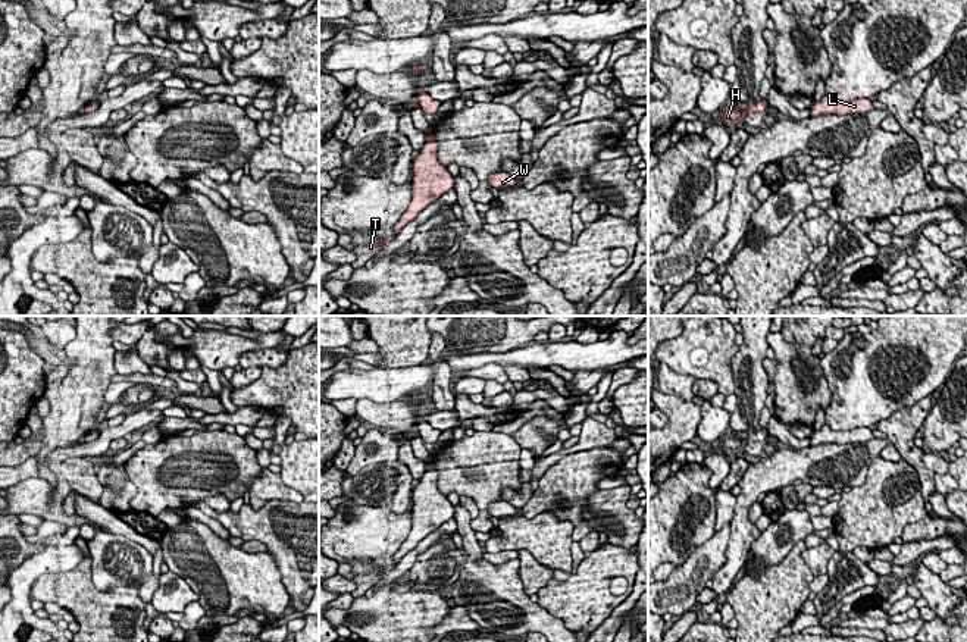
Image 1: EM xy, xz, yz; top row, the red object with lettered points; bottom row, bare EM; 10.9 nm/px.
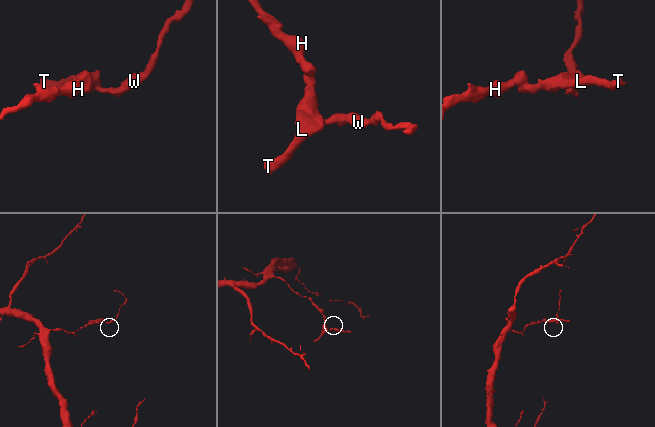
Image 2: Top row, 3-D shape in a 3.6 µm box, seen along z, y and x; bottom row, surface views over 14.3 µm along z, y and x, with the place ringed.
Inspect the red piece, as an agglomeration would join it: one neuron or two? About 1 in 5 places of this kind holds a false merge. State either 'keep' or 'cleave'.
keep

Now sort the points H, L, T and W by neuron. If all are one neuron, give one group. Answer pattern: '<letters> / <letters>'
H L T W

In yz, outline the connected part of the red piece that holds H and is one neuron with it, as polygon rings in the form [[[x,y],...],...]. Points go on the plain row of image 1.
[[[761,428],[755,432],[749,432],[744,436],[736,436],[736,435],[726,435],[723,439],[719,442],[719,450],[727,455],[733,455],[738,450],[742,450],[748,442],[752,441],[766,441],[770,436],[769,428]]]

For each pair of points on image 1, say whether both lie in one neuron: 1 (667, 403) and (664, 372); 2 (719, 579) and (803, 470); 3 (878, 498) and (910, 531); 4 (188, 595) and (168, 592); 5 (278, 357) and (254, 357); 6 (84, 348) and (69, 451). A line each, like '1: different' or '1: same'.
1: different
2: same
3: different
4: same
5: same
6: different

